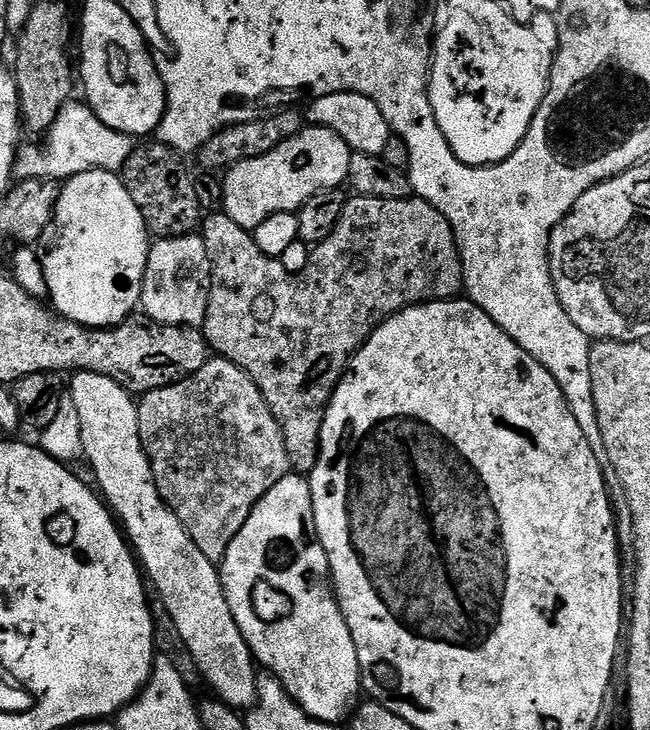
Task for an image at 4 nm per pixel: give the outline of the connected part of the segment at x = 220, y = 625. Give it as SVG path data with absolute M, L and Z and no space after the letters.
M77 372L70 380L70 395L78 409L78 418L82 418L83 459L88 460L93 474L96 475L95 487L112 515L122 525L138 557L143 575L150 581L151 587L152 584L156 587L155 595L163 602L170 618L174 618L174 626L178 626L178 634L182 634L182 642L186 642L186 650L190 650L203 683L208 683L217 692L215 695L229 708L255 708L258 668L252 659L252 651L248 649L246 638L242 638L242 630L238 630L238 622L234 622L234 614L230 610L230 602L226 602L217 565L210 558L206 558L206 554L202 554L198 546L194 546L182 522L178 522L176 515L168 509L166 502L158 494L158 486L154 482L152 467L138 430L138 404L133 393L102 374Z

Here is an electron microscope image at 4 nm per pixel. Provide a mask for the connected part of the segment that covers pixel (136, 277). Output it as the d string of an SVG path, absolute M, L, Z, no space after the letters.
M89 170L63 181L58 206L38 244L42 249L40 261L46 274L51 307L63 319L82 324L85 328L113 329L137 311L142 278L146 274L150 233L142 218L142 210L134 206L134 198L130 198L123 179L117 173Z

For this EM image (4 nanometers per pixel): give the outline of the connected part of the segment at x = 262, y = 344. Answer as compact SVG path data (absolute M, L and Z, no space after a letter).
M356 194L345 199L334 234L311 249L308 265L295 274L287 272L277 257L262 254L255 235L238 226L223 210L207 213L198 234L206 242L212 267L212 289L202 325L204 337L219 359L234 362L258 386L284 435L288 466L296 474L310 474L314 470L328 403L352 355L366 343L372 331L413 304L454 300L465 291L464 263L454 230L437 208L419 198L387 200Z

